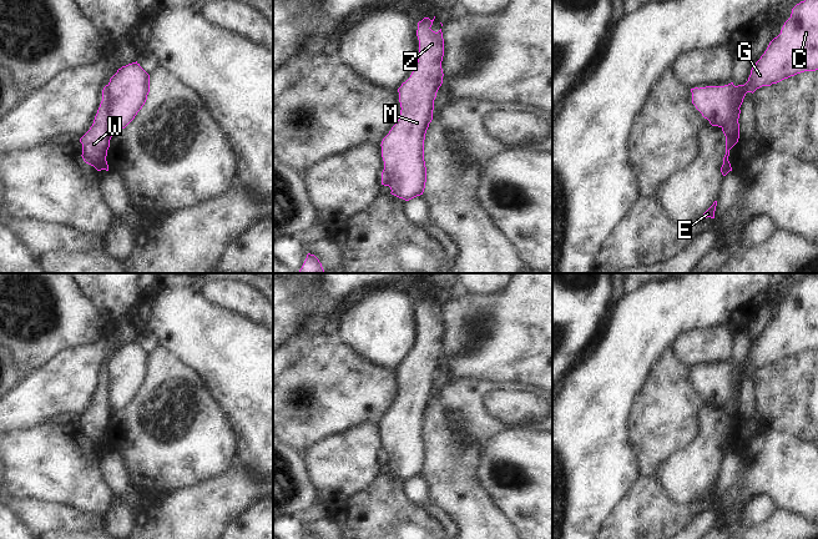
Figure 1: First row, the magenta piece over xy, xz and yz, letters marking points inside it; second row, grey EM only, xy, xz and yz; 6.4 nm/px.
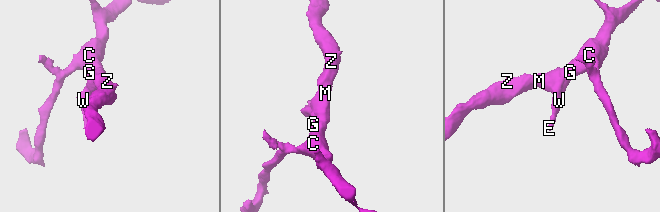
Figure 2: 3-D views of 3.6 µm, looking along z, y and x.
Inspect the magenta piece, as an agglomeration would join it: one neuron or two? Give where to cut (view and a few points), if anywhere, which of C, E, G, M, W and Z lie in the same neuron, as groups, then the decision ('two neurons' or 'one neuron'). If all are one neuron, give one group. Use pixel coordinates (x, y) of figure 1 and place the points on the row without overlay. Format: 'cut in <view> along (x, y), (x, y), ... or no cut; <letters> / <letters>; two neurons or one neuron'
cut in yz along (733, 364), (728, 398), (721, 406); C G M Z / E W; two neurons

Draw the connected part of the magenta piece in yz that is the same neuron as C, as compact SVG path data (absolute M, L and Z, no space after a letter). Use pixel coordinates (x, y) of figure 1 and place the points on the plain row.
M808 276L792 288L781 313L752 344L746 373L804 351L818 349L818 276Z

